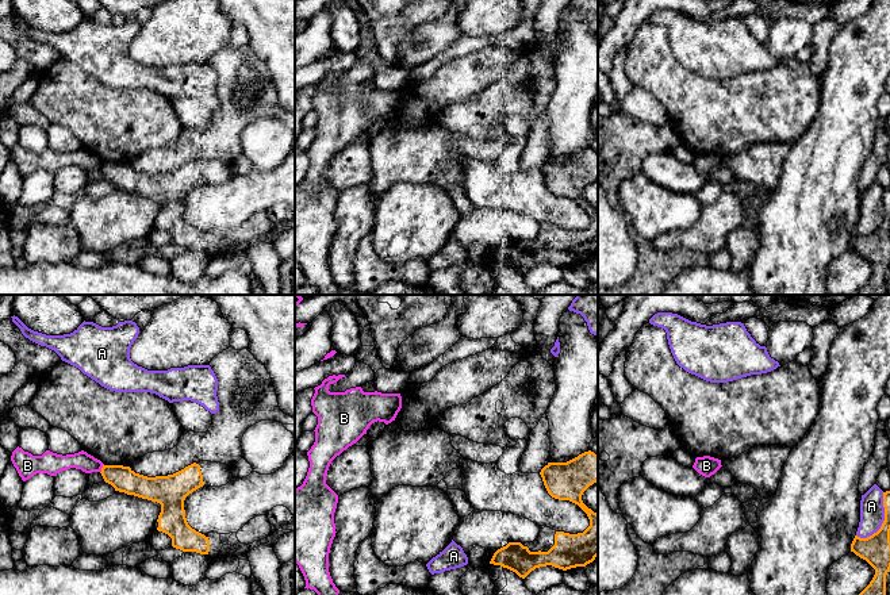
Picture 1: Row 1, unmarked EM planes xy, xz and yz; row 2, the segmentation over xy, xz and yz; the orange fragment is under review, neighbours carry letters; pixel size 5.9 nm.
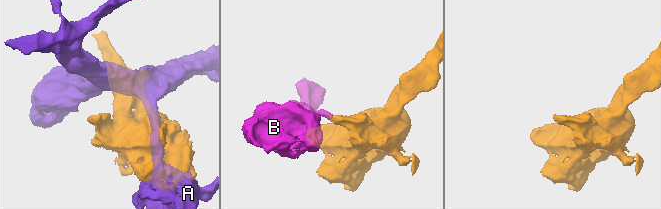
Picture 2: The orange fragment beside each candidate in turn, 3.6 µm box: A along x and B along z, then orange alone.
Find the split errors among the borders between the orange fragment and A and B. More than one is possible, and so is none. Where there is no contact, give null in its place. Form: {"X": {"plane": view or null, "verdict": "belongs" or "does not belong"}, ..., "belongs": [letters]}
{"A": {"plane": "yz", "verdict": "does not belong"}, "B": {"plane": "xy", "verdict": "does not belong"}, "belongs": []}

